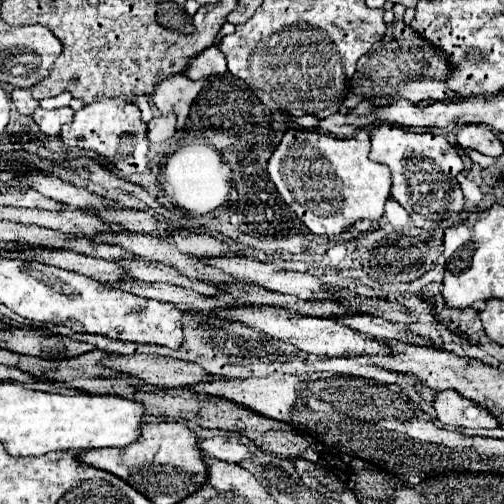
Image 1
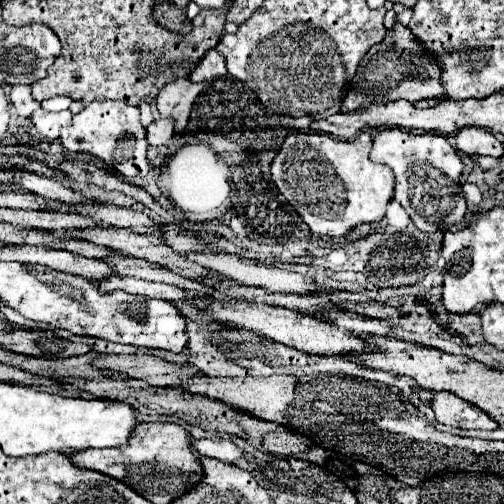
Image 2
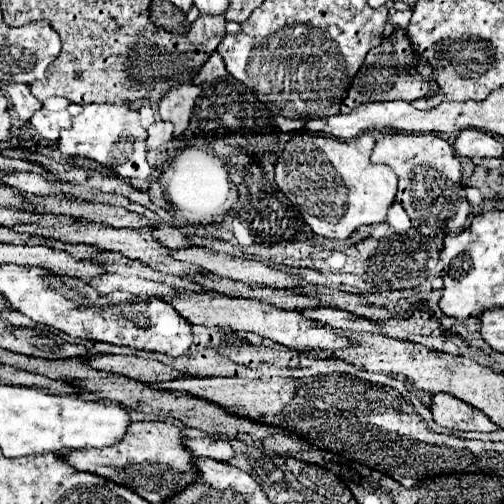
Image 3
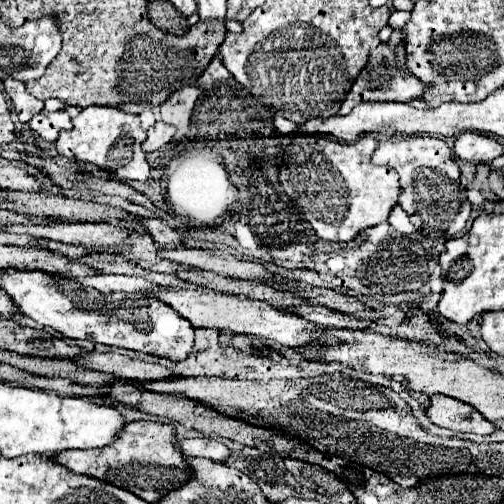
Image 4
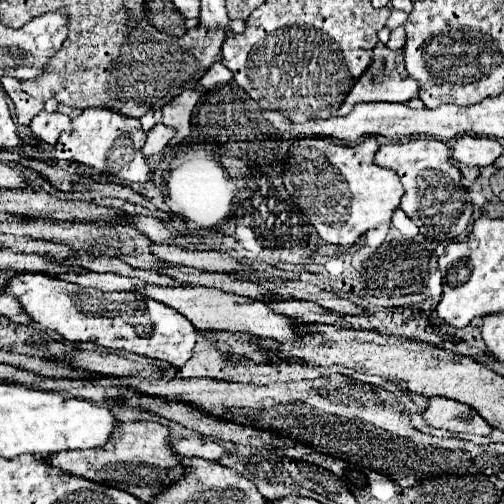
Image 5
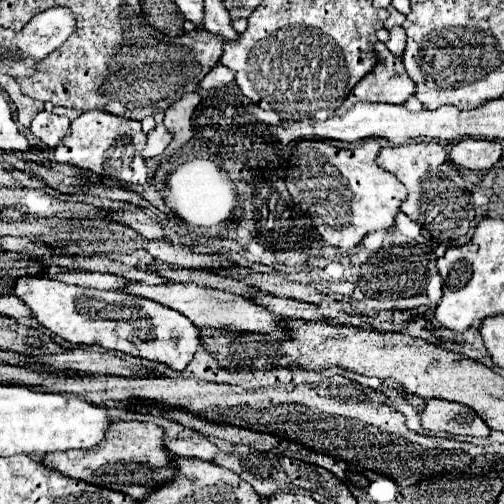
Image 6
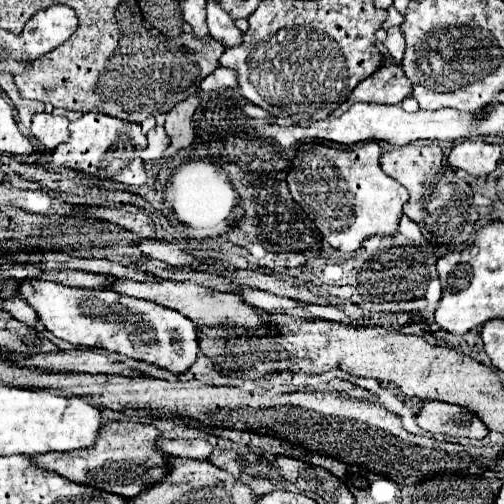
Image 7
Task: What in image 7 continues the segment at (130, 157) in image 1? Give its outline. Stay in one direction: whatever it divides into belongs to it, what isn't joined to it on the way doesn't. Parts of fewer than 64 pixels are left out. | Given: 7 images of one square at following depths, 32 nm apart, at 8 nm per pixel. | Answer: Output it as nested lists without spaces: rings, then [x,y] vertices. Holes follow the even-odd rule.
[[[88,112],[78,120],[70,122],[70,138],[52,152],[52,162],[68,166],[74,170],[88,172],[98,178],[110,178],[120,184],[144,184],[146,168],[140,158],[140,150],[146,148],[146,136],[140,130],[140,124],[112,118],[106,114]]]

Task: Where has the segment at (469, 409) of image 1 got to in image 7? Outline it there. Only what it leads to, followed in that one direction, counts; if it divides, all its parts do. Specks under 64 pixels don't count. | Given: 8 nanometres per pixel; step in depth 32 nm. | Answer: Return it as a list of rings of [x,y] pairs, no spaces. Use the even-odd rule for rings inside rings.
[[[438,400],[424,402],[422,410],[418,412],[418,426],[426,432],[454,438],[484,438],[490,432],[474,412],[468,412],[468,408],[458,404],[444,404]]]

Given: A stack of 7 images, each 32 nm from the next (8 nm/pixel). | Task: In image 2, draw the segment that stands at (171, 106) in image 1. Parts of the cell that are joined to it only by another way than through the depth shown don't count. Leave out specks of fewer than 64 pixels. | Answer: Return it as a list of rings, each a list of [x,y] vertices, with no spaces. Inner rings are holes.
[[[172,80],[164,88],[160,88],[156,96],[158,112],[164,118],[172,116],[176,120],[176,132],[182,132],[186,128],[192,104],[202,92],[202,88],[202,82],[192,80]]]

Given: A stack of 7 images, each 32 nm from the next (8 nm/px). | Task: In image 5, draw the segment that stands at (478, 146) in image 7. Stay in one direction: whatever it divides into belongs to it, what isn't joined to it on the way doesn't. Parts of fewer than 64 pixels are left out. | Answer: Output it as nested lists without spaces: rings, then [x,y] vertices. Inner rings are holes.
[[[460,136],[452,148],[454,160],[468,166],[490,166],[500,154],[500,142],[496,138],[482,136]]]

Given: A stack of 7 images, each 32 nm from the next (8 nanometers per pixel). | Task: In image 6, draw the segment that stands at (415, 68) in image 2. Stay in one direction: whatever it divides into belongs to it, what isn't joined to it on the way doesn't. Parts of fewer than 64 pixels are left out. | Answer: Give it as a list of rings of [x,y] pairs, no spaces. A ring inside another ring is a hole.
[[[376,42],[376,68],[372,68],[372,72],[356,84],[336,114],[344,116],[344,112],[348,112],[348,108],[356,102],[404,104],[410,96],[414,96],[414,90],[416,84],[408,78],[402,56],[394,56],[382,42]]]

